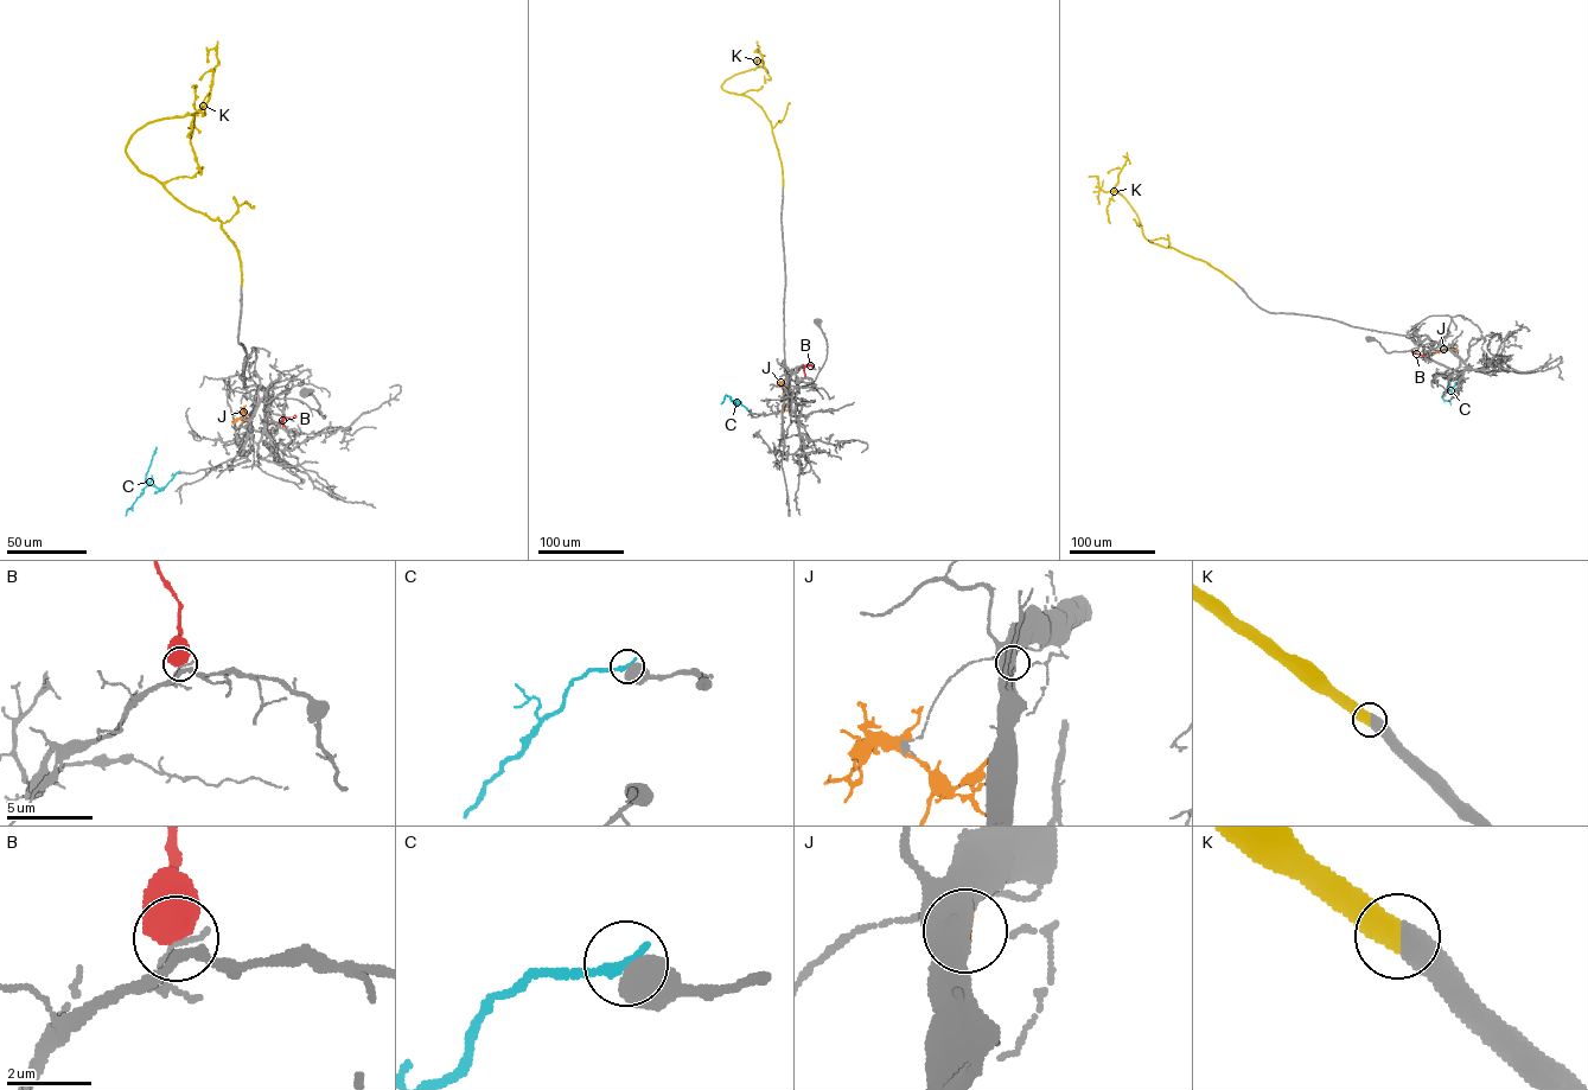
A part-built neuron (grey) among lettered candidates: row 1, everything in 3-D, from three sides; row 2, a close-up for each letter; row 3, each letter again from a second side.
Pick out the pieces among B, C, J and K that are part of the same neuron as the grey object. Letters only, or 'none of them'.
K

